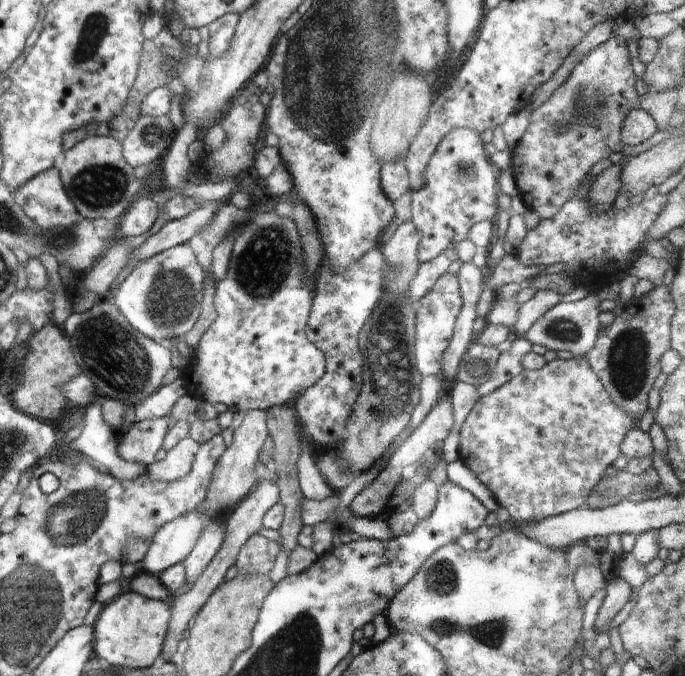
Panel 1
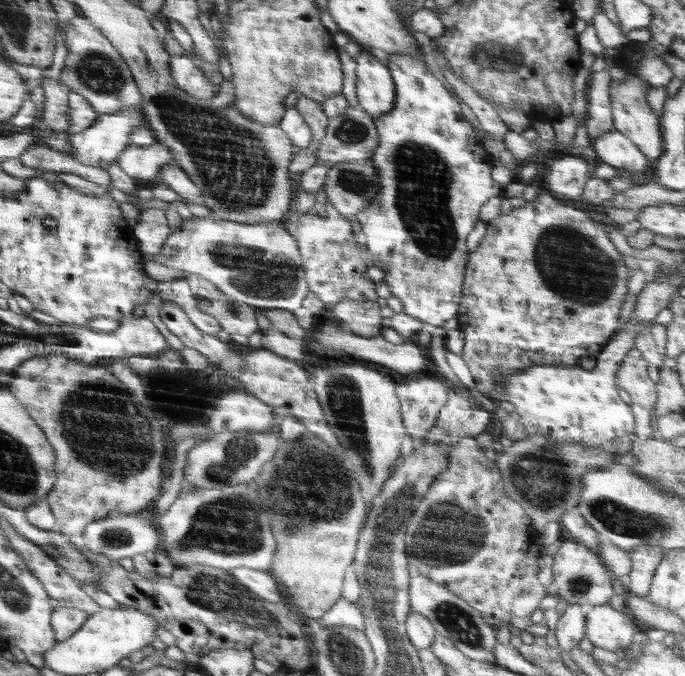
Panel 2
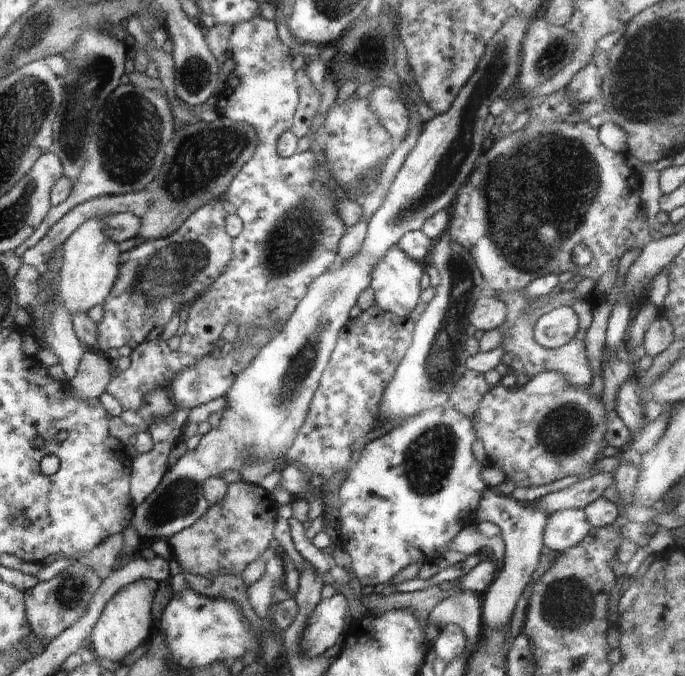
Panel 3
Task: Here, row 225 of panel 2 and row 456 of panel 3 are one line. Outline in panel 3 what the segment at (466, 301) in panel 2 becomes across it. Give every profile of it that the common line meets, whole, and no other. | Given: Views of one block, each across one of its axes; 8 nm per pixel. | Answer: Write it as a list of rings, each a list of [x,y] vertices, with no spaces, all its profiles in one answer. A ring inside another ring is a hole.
[[[540,372],[540,374],[536,374],[534,378],[531,378],[523,386],[517,386],[516,384],[507,386],[503,382],[498,383],[494,387],[491,387],[484,395],[484,398],[480,400],[480,404],[478,404],[476,412],[474,412],[472,422],[476,436],[480,438],[480,442],[482,442],[482,446],[486,451],[486,462],[484,462],[484,465],[502,470],[506,479],[514,482],[515,486],[518,488],[550,484],[556,480],[560,480],[560,478],[568,476],[577,476],[579,479],[584,478],[592,472],[594,464],[603,458],[604,454],[602,450],[607,446],[606,440],[604,440],[604,433],[608,426],[608,416],[605,416],[604,402],[602,402],[599,396],[590,394],[588,387],[570,384],[570,382],[566,380],[566,376],[560,374],[560,372]]]

